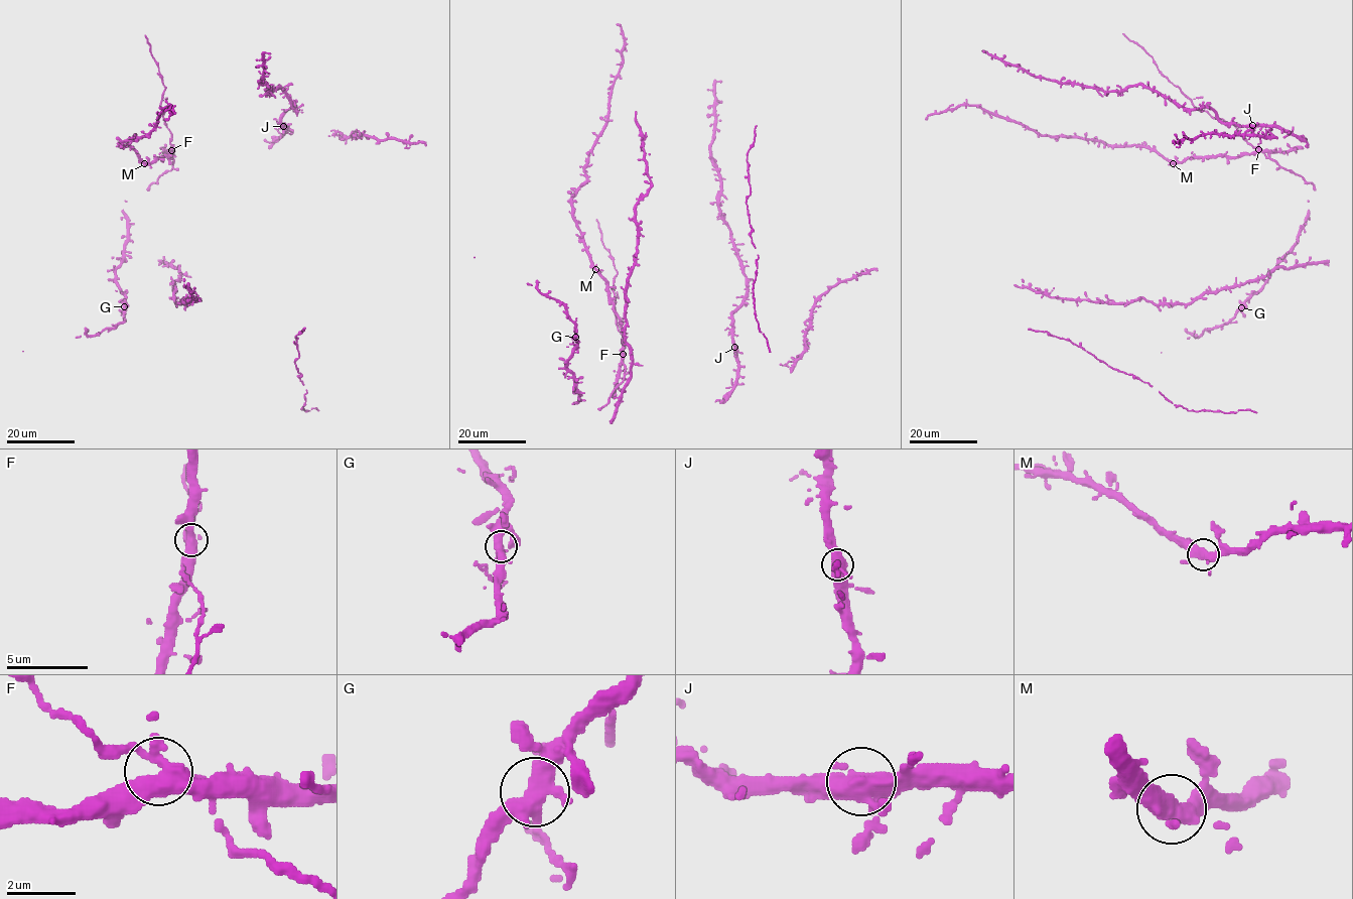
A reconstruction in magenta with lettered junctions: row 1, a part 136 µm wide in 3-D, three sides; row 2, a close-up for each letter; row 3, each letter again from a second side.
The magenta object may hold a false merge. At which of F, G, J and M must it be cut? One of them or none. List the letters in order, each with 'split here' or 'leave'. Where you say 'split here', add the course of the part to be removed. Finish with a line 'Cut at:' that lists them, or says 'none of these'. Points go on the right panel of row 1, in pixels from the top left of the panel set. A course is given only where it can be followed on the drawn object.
F: leave
G: leave
J: leave
M: leave
Cut at: none of these

